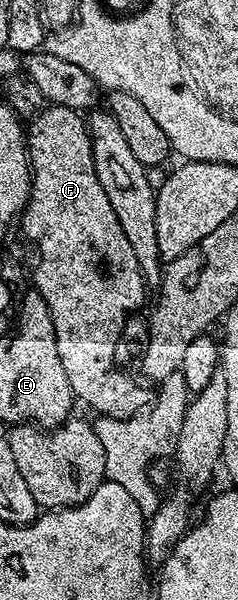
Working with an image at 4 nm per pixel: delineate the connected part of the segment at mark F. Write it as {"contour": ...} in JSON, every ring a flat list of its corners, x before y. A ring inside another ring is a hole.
{"contour":[[58,104,46,106,41,109,38,116,33,117,27,128,27,147,29,149,29,162,33,173,33,185,29,191,29,200,25,204,25,211,19,217,19,228,21,232,37,247,37,256,41,261,37,269,31,272,31,284,35,291,47,302,47,310,51,310,51,322,55,326,55,346,59,346,59,362,63,362,63,370,67,373,67,382,71,382,71,390,78,401,81,400,89,408,94,408,97,416,110,416,116,420,131,418,136,412,146,407,151,400,151,392,141,384,136,384,125,372,116,372,113,363,117,360,117,343,121,340,121,331,125,328,125,319,129,312,133,312,145,300,147,285,141,276,139,262,136,261,135,253,127,240,119,221,115,218,115,212,99,184,99,178,95,174,95,160,92,158,92,138,89,136,89,124,86,117,73,108,64,108]]}

